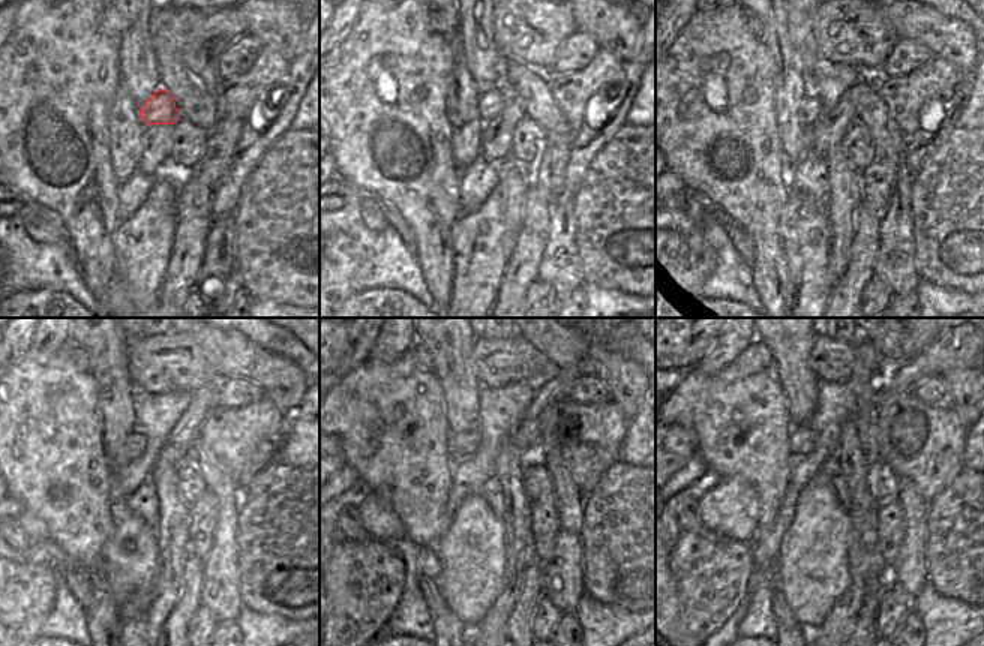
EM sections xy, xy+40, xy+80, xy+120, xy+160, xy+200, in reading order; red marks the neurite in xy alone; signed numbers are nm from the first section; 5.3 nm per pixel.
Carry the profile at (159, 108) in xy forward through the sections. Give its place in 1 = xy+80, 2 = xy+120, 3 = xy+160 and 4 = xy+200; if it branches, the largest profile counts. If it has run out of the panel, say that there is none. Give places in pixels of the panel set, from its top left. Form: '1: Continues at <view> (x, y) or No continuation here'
1: Continues at xy+80 (809, 107)
2: Continues at xy+120 (135, 442)
3: Continues at xy+160 (461, 445)
4: Continues at xy+200 (801, 441).

